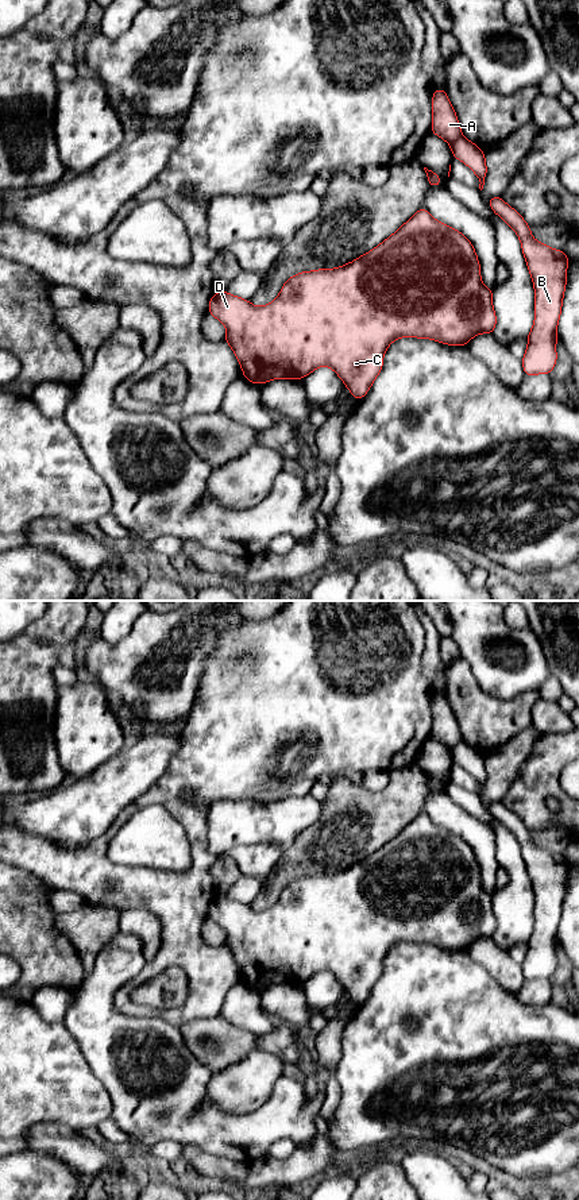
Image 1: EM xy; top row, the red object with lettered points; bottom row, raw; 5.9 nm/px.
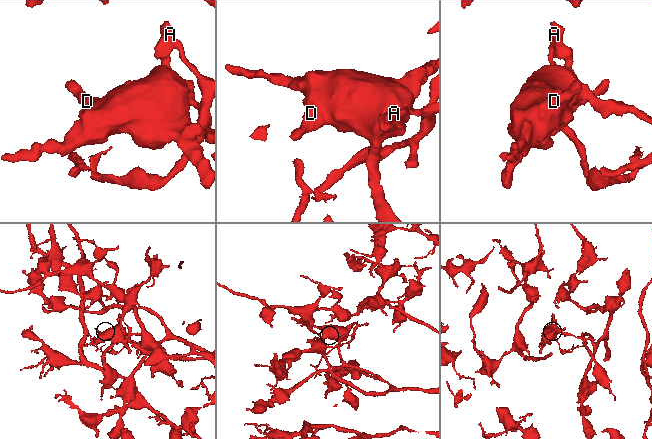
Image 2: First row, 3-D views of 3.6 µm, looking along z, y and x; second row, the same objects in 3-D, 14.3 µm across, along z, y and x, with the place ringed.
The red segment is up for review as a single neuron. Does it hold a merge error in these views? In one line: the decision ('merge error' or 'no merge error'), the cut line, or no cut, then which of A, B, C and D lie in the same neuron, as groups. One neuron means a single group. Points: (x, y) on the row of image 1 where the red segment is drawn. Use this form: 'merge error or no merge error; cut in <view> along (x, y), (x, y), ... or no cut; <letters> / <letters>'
merge error; cut in xy along (462, 135), (451, 145); A C D / B

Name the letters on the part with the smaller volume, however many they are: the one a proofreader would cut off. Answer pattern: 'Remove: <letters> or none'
Remove: B

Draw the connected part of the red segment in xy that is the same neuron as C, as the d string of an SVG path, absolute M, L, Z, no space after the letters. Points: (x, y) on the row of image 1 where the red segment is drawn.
M421 207L391 236L358 259L336 269L302 271L290 277L283 283L278 297L269 305L258 308L254 306L250 300L232 296L223 290L212 296L208 305L208 313L224 324L227 335L223 342L227 342L231 346L239 364L242 366L243 377L250 382L262 385L278 378L300 381L305 375L313 373L316 369L327 366L340 377L347 389L351 391L352 397L355 400L360 400L366 397L373 382L379 375L383 366L383 355L387 347L398 337L433 339L437 343L466 347L466 344L476 335L494 333L497 315L493 309L493 290L494 289L486 288L480 279L480 265L471 242L458 229L437 221L424 207Z

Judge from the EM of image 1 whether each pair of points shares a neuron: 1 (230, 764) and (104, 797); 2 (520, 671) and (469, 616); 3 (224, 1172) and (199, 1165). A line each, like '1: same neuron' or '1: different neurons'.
1: different neurons
2: same neuron
3: same neuron

